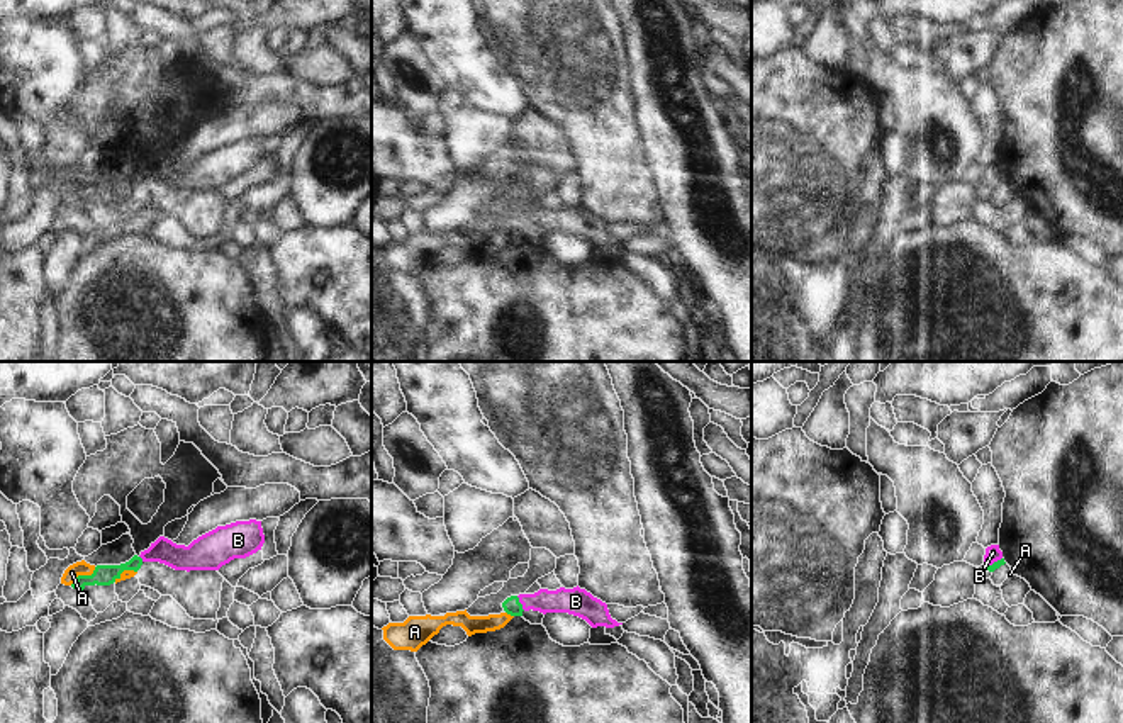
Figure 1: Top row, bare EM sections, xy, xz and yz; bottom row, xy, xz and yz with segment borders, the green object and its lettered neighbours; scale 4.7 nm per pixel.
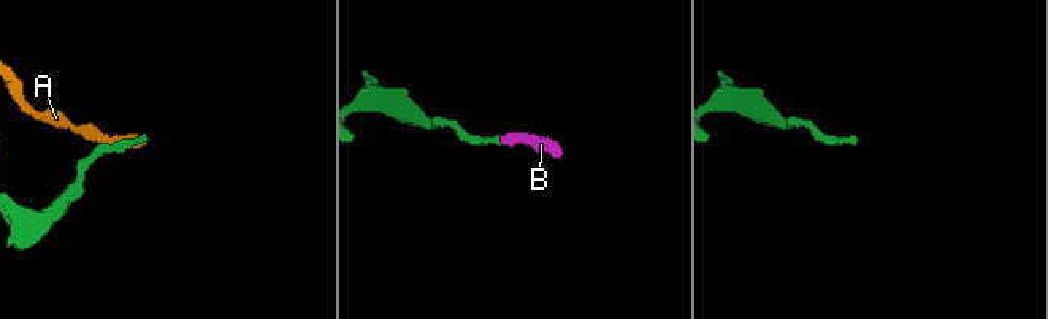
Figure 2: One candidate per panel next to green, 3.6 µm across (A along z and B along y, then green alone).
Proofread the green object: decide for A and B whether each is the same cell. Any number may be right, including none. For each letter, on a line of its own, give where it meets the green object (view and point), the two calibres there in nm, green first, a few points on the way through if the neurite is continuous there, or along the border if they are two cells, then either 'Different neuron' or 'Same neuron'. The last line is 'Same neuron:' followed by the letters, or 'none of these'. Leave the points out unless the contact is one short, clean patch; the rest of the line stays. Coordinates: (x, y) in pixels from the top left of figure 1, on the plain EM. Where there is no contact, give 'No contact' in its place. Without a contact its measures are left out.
A: Touches green at xy (83, 196). Thickness 100 nm (green) against 70 nm. Boundary: xy (95, 187), (90, 194), (80, 194), (70, 204). Different neuron
B: Touches green at xz (519, 223). Thickness 80 nm (green) against 120 nm. Path across: xz (511, 224), (519, 223), (572, 221). Same neuron
Same neuron: B

